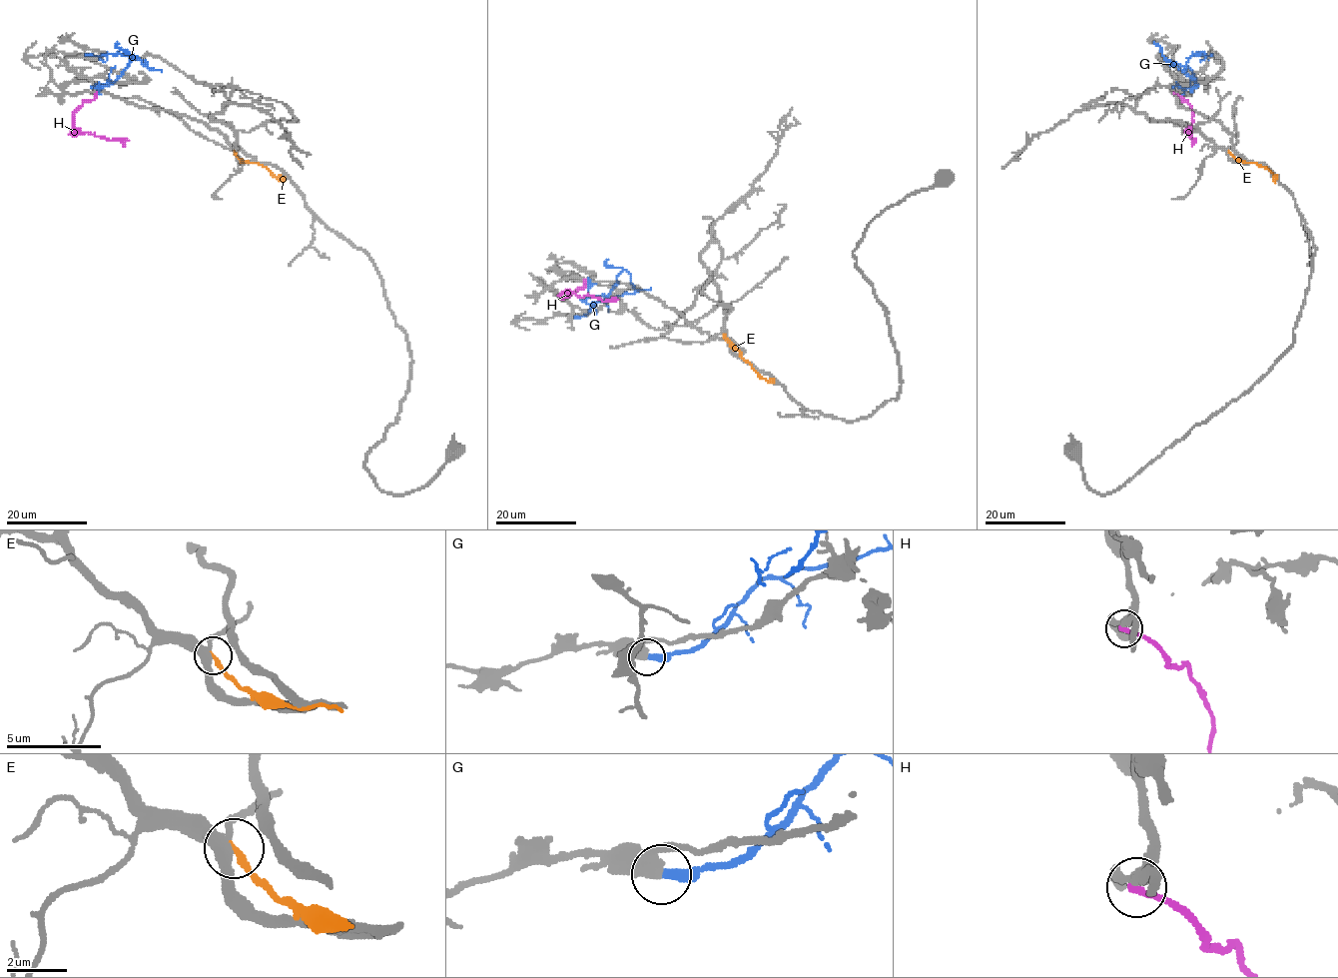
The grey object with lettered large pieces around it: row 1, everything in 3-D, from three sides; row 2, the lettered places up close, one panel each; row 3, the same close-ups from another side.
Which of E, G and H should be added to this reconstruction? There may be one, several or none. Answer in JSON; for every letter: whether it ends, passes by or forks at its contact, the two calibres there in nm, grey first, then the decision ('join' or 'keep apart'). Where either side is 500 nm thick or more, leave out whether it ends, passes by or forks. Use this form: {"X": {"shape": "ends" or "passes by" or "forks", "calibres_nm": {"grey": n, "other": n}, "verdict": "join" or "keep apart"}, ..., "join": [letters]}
{"E": {"shape": "ends", "calibres_nm": {"grey": 400, "other": 280}, "verdict": "keep apart"}, "G": {"shape": "ends", "calibres_nm": {"grey": 440, "other": 440}, "verdict": "keep apart"}, "H": {"shape": "ends", "calibres_nm": {"grey": 360, "other": 280}, "verdict": "keep apart"}, "join": []}

